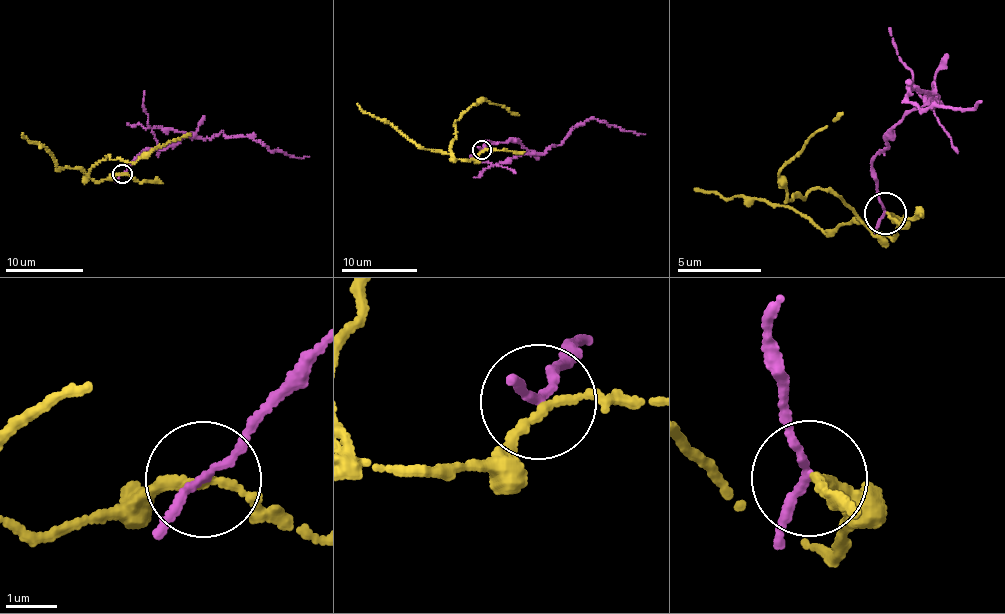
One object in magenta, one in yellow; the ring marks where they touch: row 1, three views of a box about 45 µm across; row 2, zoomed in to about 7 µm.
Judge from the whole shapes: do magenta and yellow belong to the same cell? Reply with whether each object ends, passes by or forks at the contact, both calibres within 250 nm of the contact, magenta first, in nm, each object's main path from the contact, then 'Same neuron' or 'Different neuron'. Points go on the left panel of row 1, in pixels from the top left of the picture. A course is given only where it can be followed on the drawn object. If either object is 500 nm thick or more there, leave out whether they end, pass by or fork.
At the ring magenta passes by. At the ring yellow passes by. Thickness 140 nm (magenta) against 140 nm. Course of magenta: (121, 173), (143, 151), (174, 147), (185, 137), (211, 138), (221, 132), (247, 136), (290, 157), (309, 156). Course of yellow: (121, 173), (103, 181), (92, 181), (88, 174), (106, 158), (132, 162), (190, 133). Different neuron

